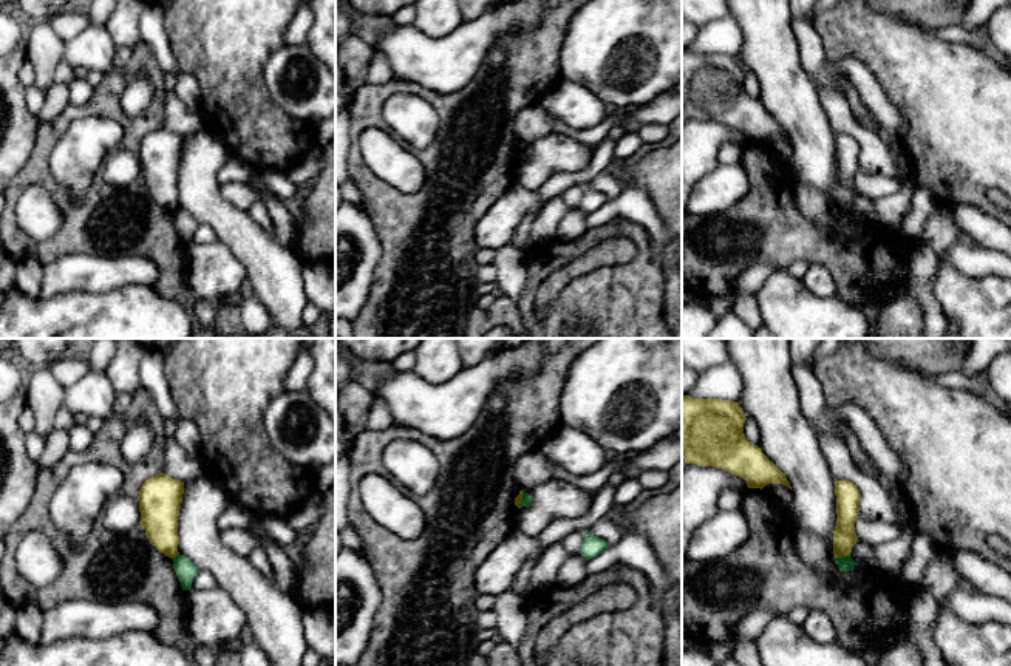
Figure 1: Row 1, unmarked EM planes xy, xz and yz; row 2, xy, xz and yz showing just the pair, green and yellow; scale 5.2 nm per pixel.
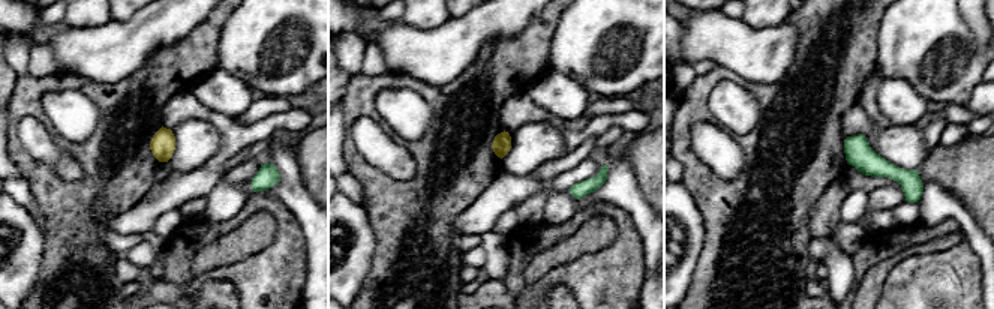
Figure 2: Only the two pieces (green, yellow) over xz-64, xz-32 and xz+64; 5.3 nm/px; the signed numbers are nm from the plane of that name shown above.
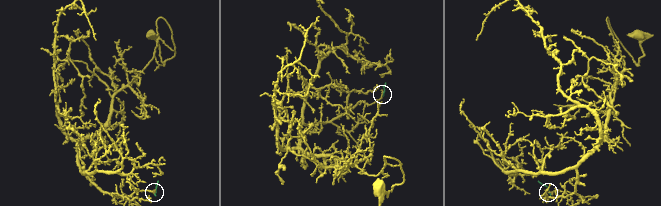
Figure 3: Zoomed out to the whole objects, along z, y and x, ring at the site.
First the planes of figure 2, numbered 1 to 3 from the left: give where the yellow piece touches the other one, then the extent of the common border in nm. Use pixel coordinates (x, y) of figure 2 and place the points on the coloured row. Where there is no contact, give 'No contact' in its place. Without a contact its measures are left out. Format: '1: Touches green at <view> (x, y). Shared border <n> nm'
1: No contact
2: No contact
3: No contact

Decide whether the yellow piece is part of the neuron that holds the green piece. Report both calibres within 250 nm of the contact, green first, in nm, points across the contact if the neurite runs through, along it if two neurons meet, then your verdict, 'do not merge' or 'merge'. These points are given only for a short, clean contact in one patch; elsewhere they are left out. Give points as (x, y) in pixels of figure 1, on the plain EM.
calibres 80 and 130 nm; border yz (849, 209), (837, 212); do not merge

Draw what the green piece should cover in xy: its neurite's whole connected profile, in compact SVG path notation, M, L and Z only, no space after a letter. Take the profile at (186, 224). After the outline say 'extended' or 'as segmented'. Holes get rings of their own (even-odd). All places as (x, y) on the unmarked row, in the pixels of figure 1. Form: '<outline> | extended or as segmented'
M178 209L176 212L173 212L173 223L178 229L182 244L190 244L199 223L184 209Z | as segmented

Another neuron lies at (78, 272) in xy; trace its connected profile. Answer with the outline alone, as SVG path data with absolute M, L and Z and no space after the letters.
M73 253L43 266L39 298L65 292L107 292L124 286L153 287L159 281L158 266L142 257L99 257Z

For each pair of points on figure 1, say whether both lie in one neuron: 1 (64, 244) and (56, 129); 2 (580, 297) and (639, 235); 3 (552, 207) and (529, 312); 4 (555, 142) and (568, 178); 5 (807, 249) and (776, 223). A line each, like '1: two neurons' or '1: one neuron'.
1: one neuron
2: one neuron
3: two neurons
4: two neurons
5: one neuron

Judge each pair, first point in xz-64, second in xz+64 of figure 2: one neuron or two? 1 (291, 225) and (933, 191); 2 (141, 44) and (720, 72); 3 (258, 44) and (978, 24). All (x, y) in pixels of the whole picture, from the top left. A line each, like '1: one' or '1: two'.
1: two
2: two
3: two

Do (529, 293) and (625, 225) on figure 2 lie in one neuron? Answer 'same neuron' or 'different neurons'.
same neuron

